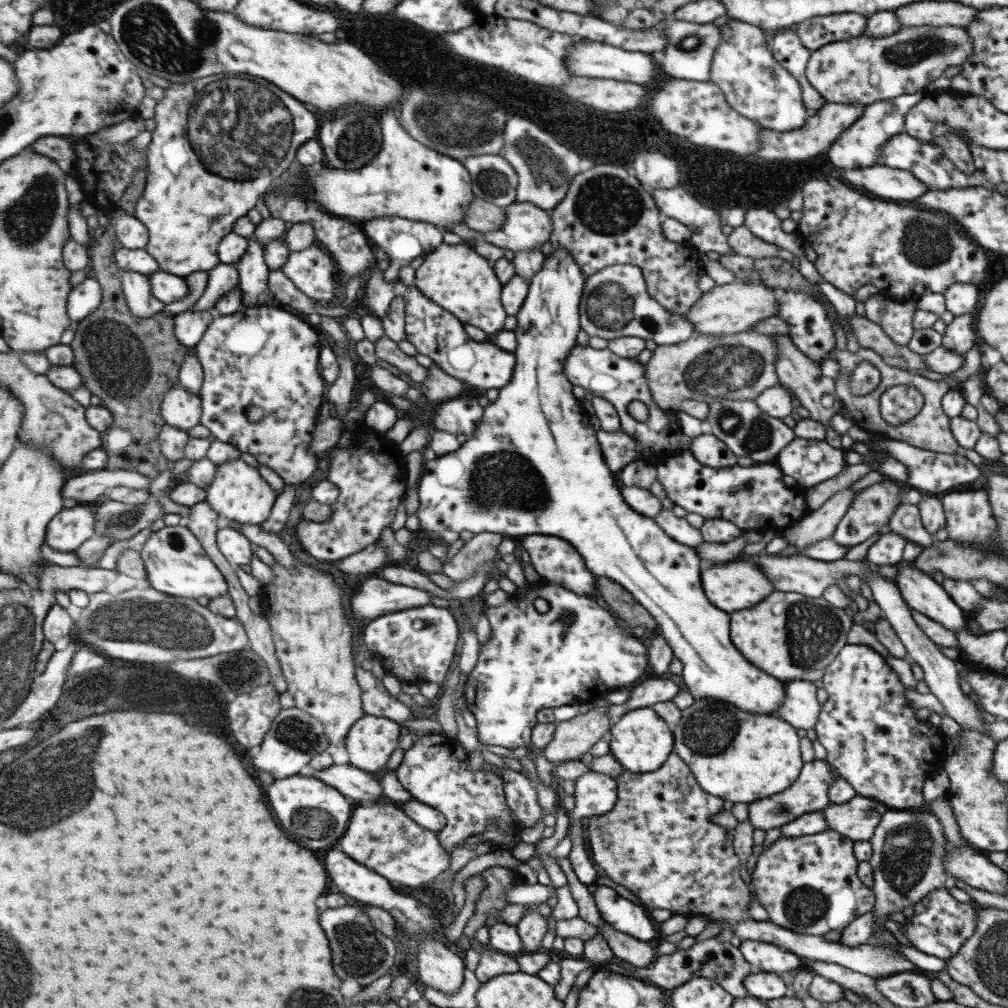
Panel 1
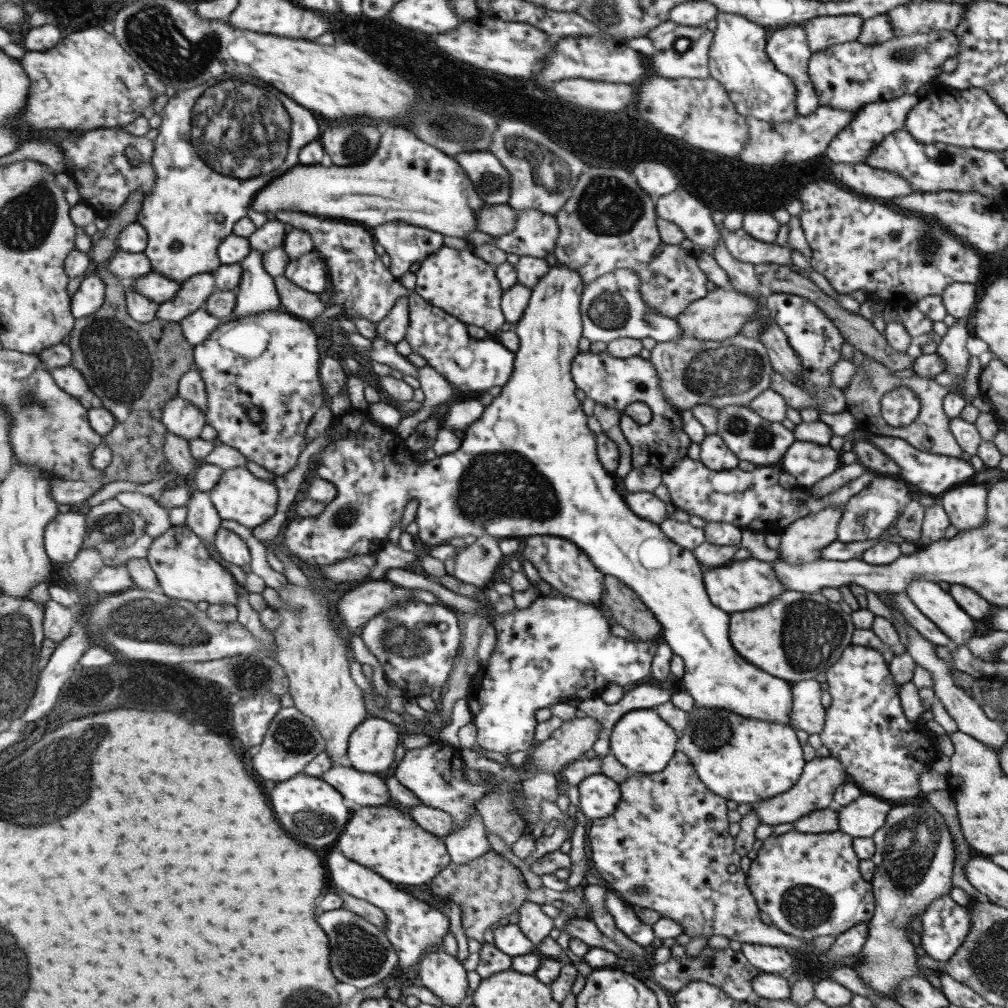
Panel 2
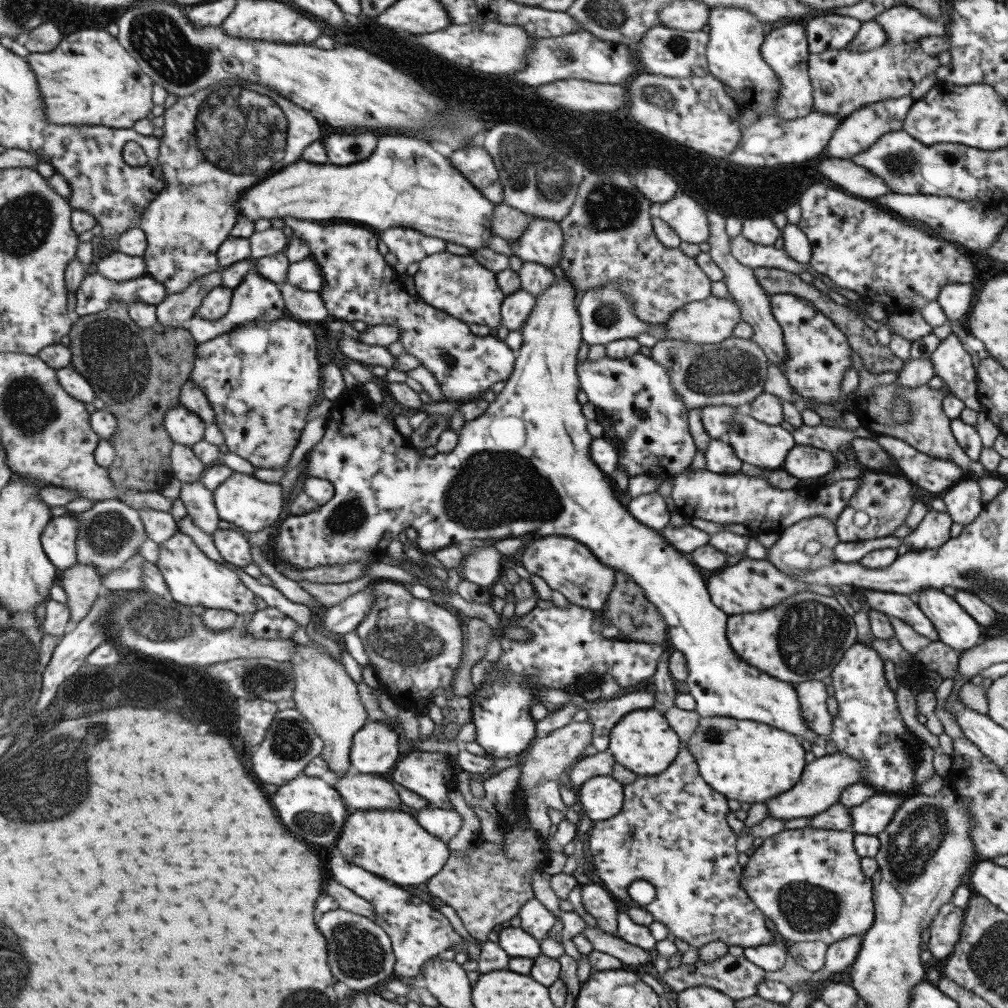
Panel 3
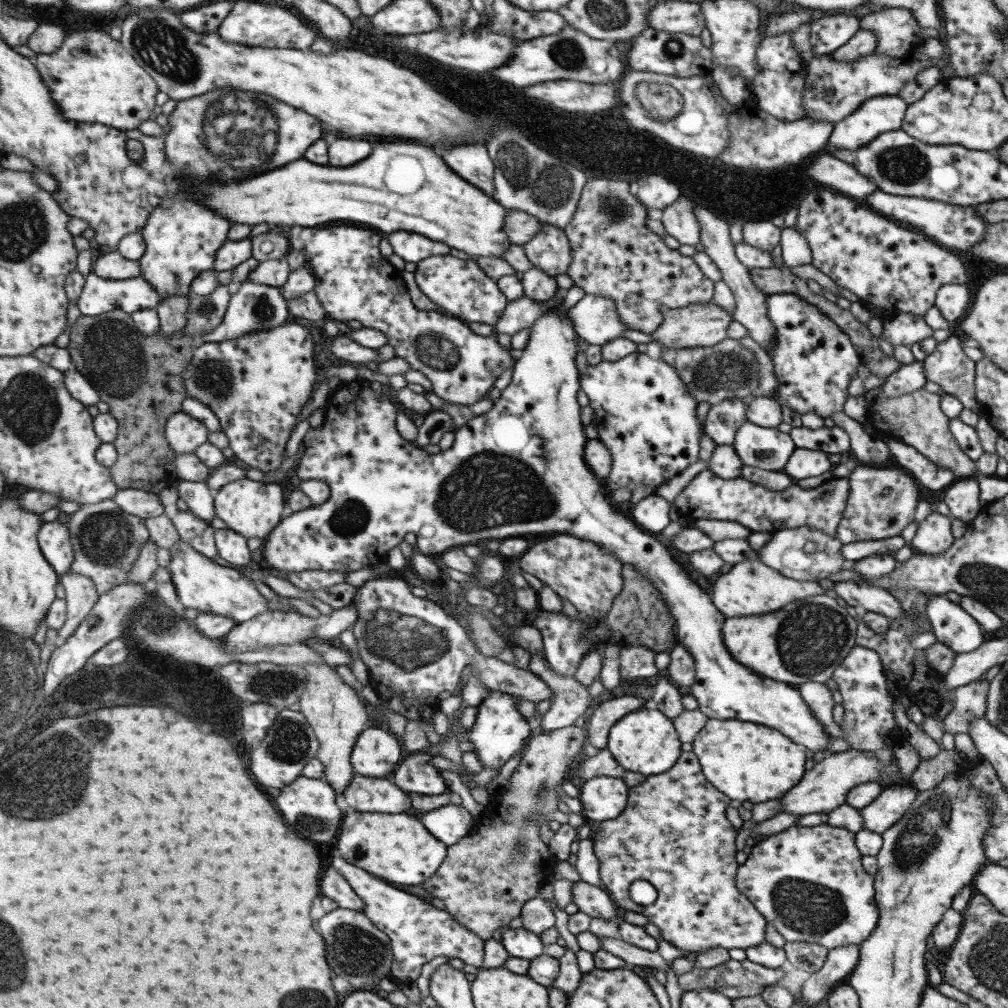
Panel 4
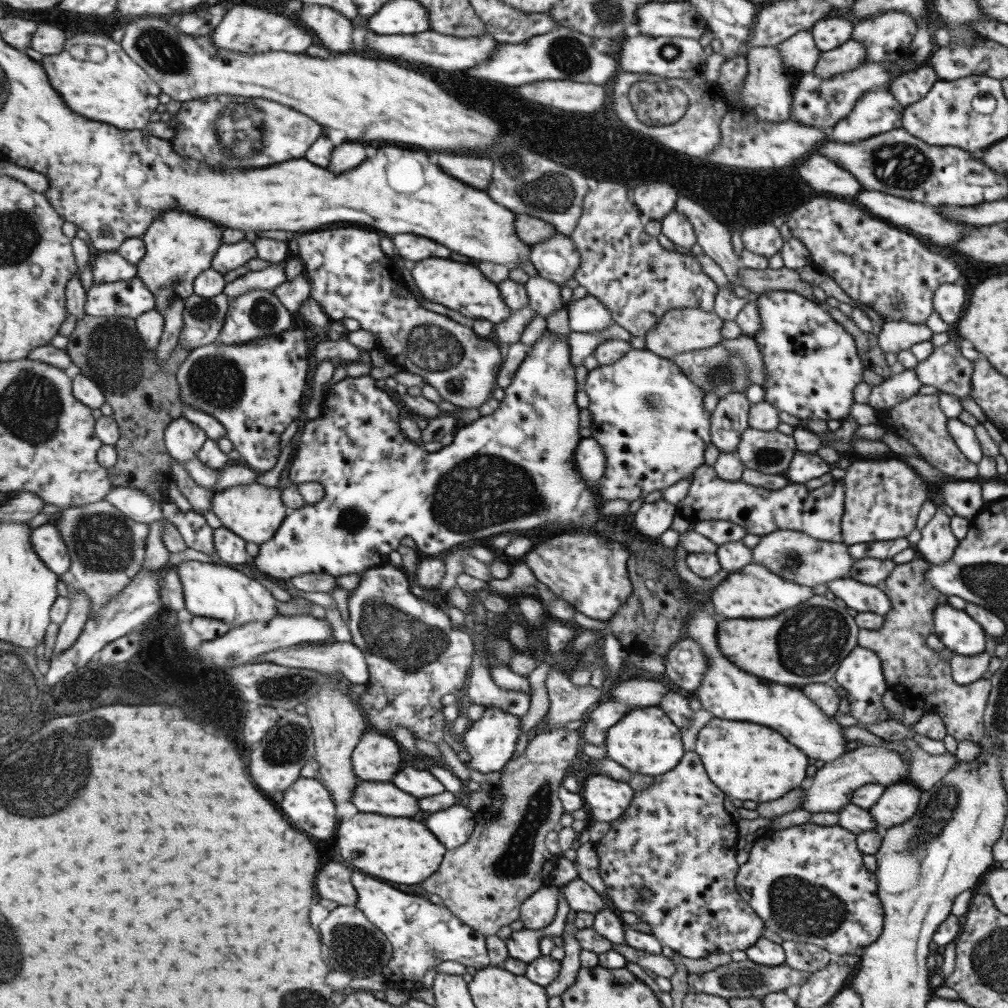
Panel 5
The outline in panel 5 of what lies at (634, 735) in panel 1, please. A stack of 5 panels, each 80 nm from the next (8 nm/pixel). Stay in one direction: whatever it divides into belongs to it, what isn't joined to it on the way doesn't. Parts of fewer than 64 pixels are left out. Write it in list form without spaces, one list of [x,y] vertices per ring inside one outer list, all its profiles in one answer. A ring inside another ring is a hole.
[[[656,706],[630,708],[606,732],[604,745],[606,756],[632,773],[641,773],[655,777],[669,772],[682,757],[682,740],[669,717]]]

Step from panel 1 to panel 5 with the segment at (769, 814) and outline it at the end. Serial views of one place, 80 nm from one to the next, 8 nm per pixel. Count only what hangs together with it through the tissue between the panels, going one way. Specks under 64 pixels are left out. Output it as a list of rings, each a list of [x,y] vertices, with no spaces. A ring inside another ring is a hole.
[[[881,746],[850,747],[839,758],[825,762],[821,769],[817,769],[812,778],[805,780],[811,785],[805,796],[801,798],[799,809],[810,813],[837,813],[850,804],[851,794],[857,787],[867,783],[877,783],[884,787],[895,784],[908,776],[908,764],[896,751]]]

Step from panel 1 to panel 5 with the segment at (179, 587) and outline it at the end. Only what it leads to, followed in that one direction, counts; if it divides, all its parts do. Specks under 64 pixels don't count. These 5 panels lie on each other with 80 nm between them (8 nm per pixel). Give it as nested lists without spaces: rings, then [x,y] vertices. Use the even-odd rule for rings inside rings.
[[[197,560],[183,561],[177,565],[181,575],[186,598],[186,609],[193,616],[208,616],[224,620],[232,628],[243,626],[255,621],[270,622],[279,614],[277,598],[271,590],[259,584],[239,570],[228,567],[227,564],[199,562]]]

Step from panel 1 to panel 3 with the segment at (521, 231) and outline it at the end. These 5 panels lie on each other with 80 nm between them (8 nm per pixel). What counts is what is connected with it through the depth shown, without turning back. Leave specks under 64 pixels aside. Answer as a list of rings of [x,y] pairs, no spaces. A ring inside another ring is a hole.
[[[531,216],[523,234],[507,243],[521,261],[536,262],[551,269],[560,261],[564,240],[557,222]]]

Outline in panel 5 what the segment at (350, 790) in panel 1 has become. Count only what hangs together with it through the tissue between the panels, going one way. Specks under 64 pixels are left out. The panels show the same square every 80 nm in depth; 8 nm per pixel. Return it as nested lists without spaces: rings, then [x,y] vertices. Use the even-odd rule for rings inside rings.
[[[359,782],[359,792],[355,792],[355,806],[361,812],[375,812],[385,816],[417,816],[421,812],[419,800],[403,792],[395,784],[375,784]]]

